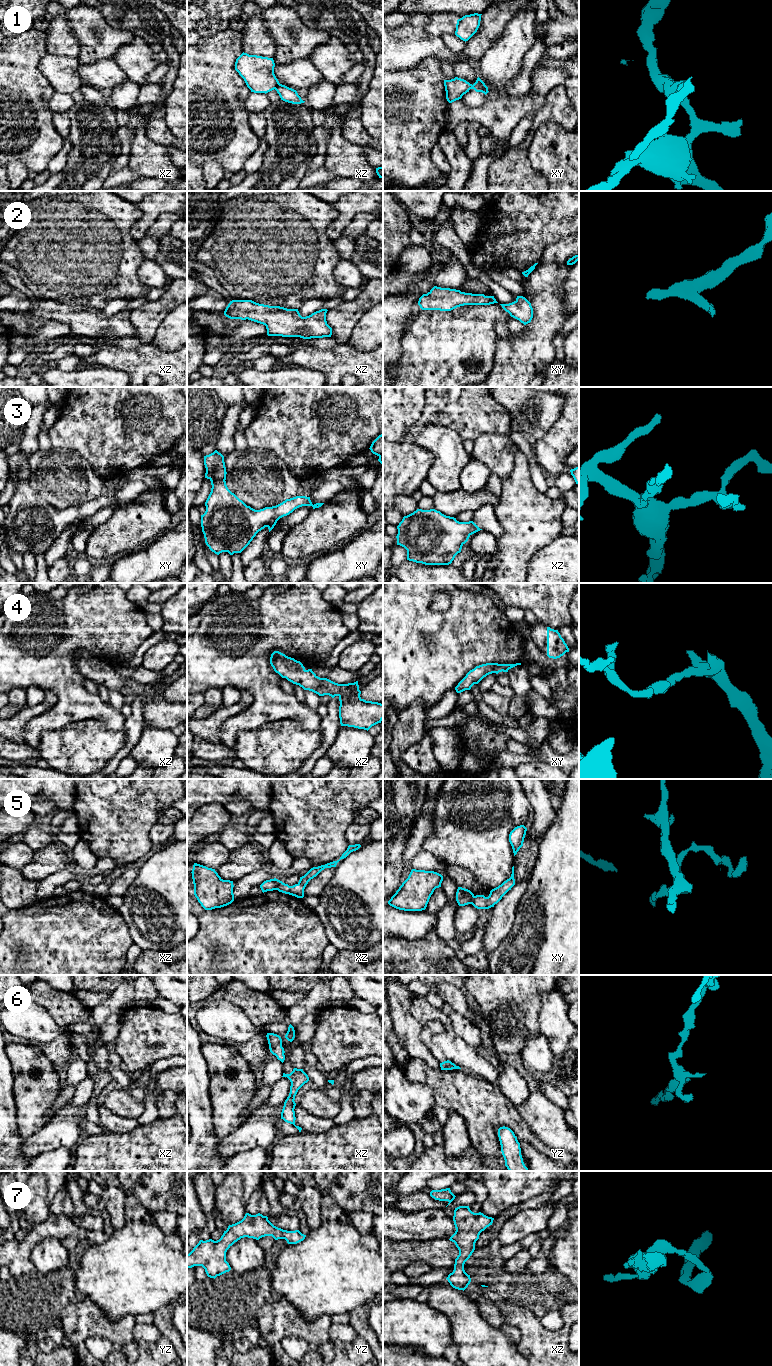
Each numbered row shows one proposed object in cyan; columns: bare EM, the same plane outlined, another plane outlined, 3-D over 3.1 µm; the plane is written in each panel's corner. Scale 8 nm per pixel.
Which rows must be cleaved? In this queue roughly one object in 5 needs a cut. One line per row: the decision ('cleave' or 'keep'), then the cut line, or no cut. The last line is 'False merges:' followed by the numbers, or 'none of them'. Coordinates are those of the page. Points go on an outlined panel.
1: cleave | xz (279, 83), (275, 89)
2: keep | no cut
3: keep | no cut
4: keep | no cut
5: cleave | xz (279, 880), (276, 889)
6: keep | no cut
7: keep | no cut
False merges: 1, 5

